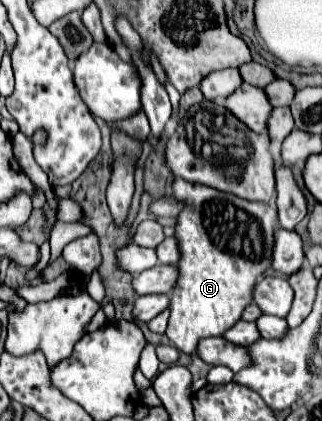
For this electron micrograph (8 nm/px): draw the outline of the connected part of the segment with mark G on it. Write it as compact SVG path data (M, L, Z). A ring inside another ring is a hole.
M183 178L173 180L171 194L183 202L183 210L175 224L181 256L177 262L179 278L169 298L171 316L167 338L181 352L195 354L201 338L221 336L229 326L241 320L241 310L251 304L257 276L271 268L277 210Z

